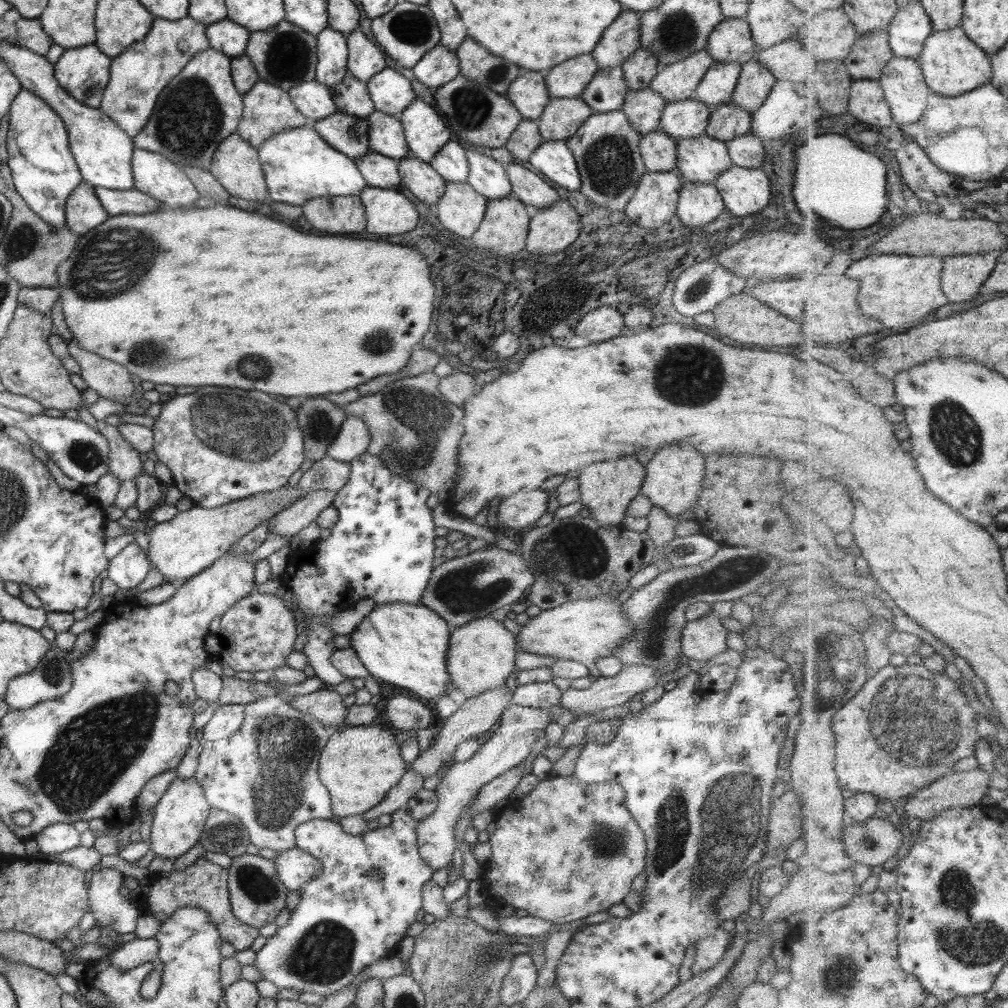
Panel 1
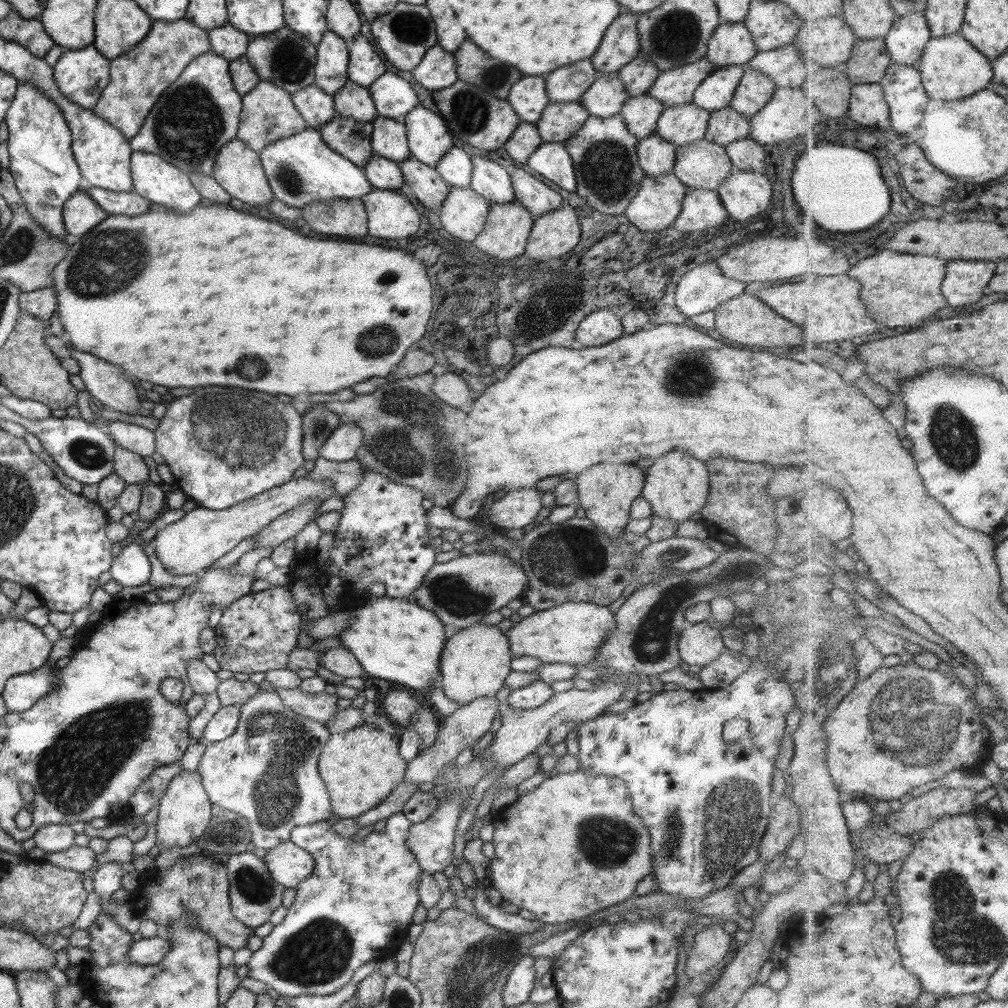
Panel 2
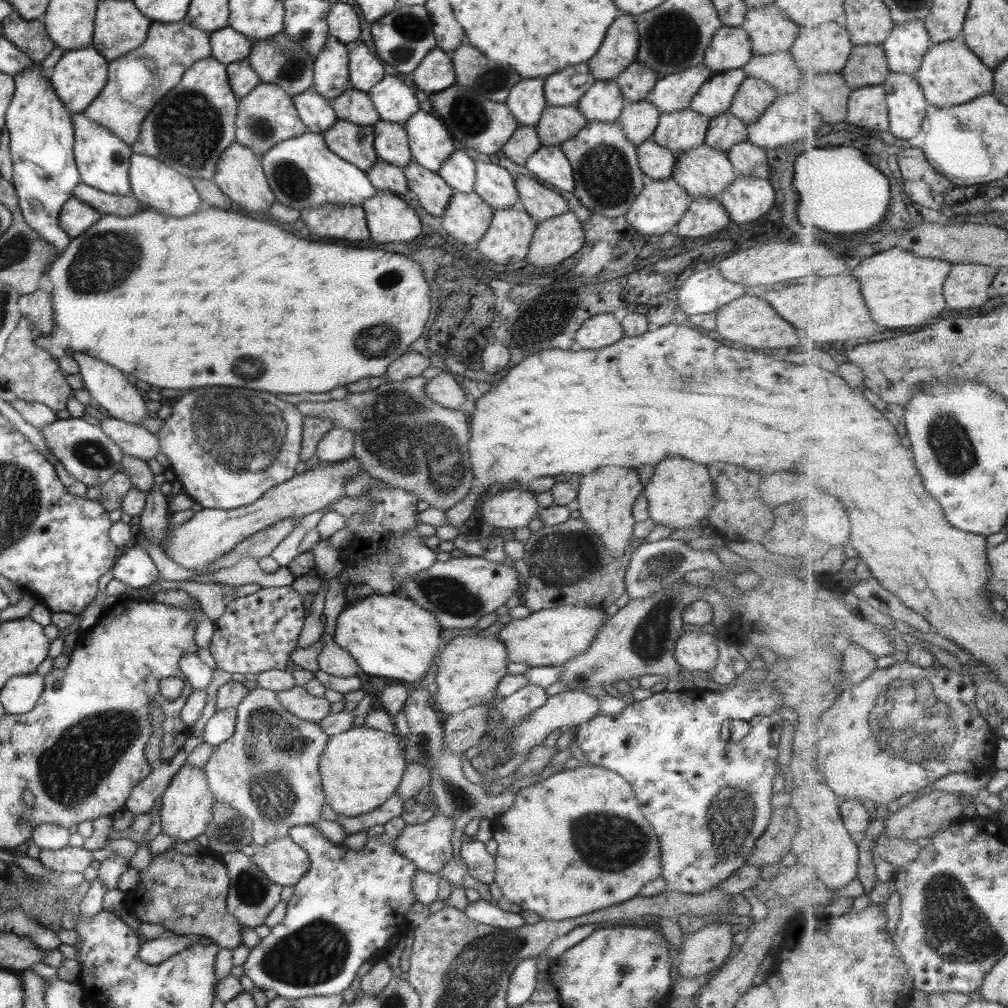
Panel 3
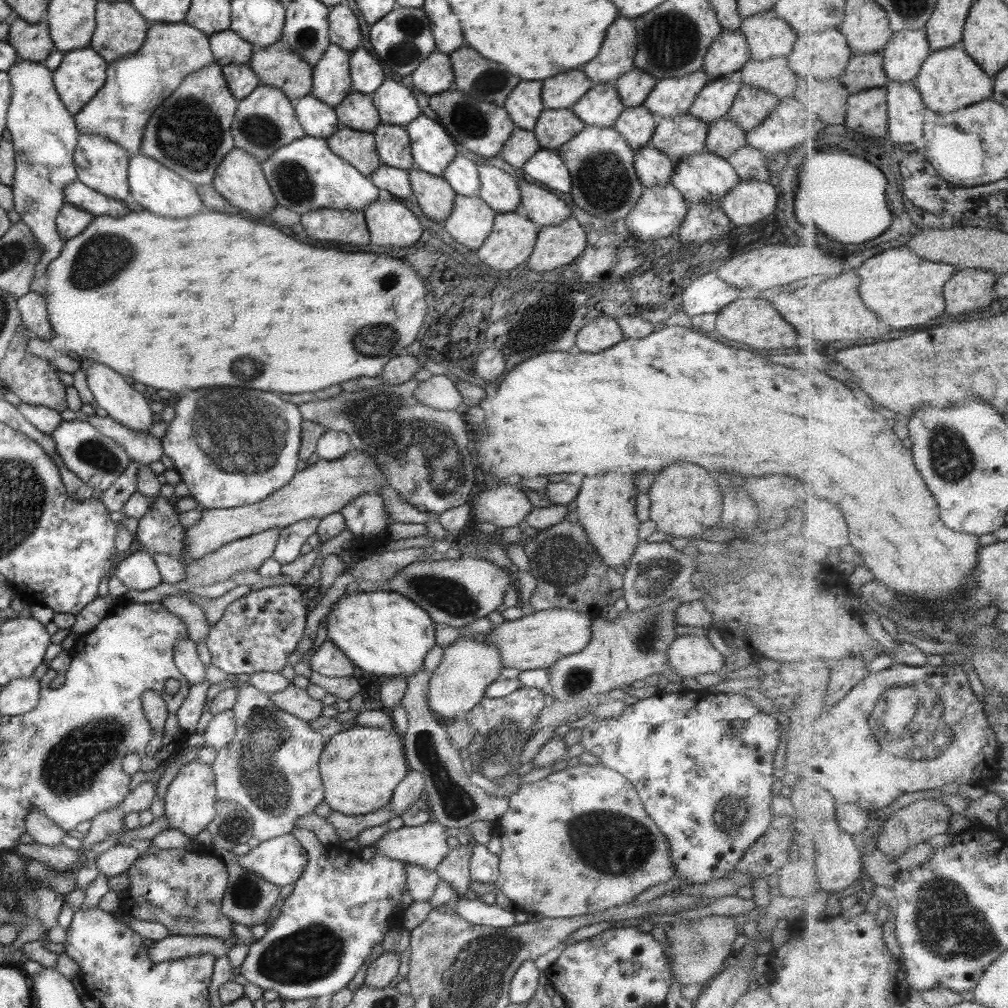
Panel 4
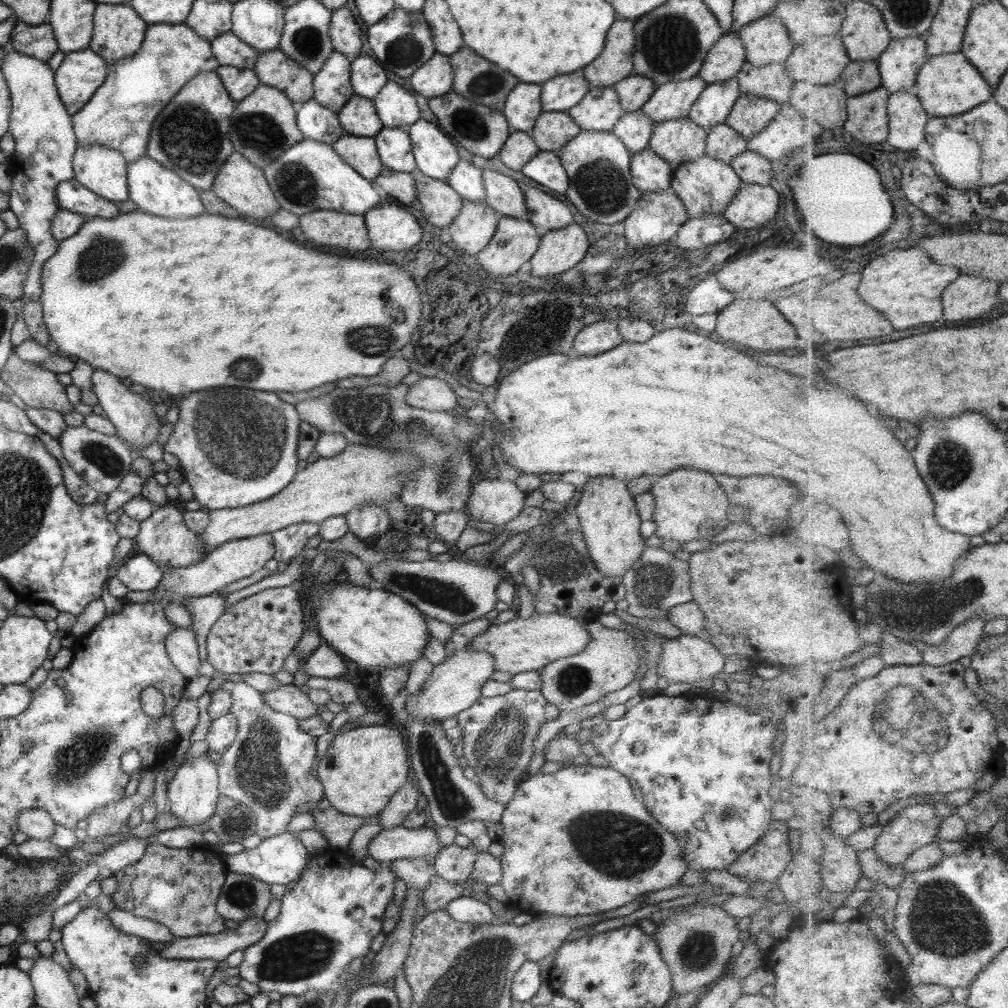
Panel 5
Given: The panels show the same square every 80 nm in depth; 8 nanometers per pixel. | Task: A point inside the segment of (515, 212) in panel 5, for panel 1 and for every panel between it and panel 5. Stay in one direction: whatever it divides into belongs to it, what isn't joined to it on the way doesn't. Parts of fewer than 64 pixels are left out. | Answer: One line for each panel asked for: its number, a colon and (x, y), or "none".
1: (487, 176)
2: (490, 180)
3: (493, 184)
4: (499, 191)

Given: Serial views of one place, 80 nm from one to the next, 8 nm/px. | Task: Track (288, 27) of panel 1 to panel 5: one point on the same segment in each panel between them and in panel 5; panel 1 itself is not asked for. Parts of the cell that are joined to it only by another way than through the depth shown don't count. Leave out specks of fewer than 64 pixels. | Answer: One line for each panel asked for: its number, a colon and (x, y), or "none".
2: (283, 58)
3: (278, 60)
4: (277, 66)
5: (272, 68)

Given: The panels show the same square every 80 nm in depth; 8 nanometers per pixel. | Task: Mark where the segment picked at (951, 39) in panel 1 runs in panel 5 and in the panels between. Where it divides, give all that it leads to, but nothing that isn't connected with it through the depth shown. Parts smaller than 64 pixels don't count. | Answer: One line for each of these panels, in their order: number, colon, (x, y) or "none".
2: (952, 68)
3: (952, 73)
4: (950, 79)
5: (949, 85)

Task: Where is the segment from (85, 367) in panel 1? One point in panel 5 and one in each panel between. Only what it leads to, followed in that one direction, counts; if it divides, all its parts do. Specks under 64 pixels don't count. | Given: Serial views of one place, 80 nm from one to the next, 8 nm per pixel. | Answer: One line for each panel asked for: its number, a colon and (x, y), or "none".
2: (107, 383)
3: (108, 386)
4: (124, 405)
5: (135, 423)

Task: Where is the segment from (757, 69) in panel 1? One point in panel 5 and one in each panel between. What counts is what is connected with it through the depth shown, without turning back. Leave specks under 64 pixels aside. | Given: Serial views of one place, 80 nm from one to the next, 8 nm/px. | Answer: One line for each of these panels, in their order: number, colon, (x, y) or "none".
2: (754, 90)
3: (753, 96)
4: (751, 106)
5: (750, 114)

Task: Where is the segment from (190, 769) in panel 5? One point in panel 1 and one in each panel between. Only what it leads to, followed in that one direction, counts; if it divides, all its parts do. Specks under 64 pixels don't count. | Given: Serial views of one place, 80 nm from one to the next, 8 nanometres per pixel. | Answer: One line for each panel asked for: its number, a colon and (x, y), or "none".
1: (180, 814)
2: (184, 811)
3: (186, 807)
4: (189, 801)

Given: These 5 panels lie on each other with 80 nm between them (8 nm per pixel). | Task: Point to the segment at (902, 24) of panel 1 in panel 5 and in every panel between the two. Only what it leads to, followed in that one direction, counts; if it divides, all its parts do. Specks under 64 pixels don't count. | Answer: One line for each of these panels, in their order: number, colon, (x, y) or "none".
2: (907, 40)
3: (907, 45)
4: (904, 56)
5: (901, 64)

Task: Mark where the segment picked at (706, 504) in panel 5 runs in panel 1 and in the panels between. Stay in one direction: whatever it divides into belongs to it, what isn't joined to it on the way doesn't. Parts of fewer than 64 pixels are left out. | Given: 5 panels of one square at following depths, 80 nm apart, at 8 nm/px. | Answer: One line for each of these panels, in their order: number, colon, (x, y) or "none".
1: (672, 478)
2: (675, 486)
3: (680, 494)
4: (685, 500)

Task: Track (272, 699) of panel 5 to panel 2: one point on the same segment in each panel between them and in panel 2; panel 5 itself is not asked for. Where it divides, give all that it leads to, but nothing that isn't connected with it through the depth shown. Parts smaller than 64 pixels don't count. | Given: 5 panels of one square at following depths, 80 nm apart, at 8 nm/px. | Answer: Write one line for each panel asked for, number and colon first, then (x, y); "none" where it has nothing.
2: (319, 707)
3: (296, 700)
4: (295, 701)

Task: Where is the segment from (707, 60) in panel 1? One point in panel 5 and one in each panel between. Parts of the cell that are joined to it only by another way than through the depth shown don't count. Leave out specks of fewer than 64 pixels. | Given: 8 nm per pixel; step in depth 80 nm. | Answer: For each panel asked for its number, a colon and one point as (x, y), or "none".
2: (675, 87)
3: (672, 93)
4: (671, 96)
5: (672, 100)

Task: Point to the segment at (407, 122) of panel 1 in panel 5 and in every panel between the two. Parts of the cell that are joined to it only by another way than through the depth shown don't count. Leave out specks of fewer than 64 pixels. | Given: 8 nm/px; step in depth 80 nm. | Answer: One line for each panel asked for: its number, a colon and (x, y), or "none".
2: (428, 138)
3: (430, 144)
4: (432, 149)
5: (434, 153)

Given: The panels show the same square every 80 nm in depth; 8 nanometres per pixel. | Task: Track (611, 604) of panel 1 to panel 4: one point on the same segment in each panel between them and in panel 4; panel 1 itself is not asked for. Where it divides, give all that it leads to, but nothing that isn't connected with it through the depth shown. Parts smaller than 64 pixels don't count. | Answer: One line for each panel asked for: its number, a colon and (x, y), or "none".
2: (571, 632)
3: (549, 637)
4: (536, 640)

